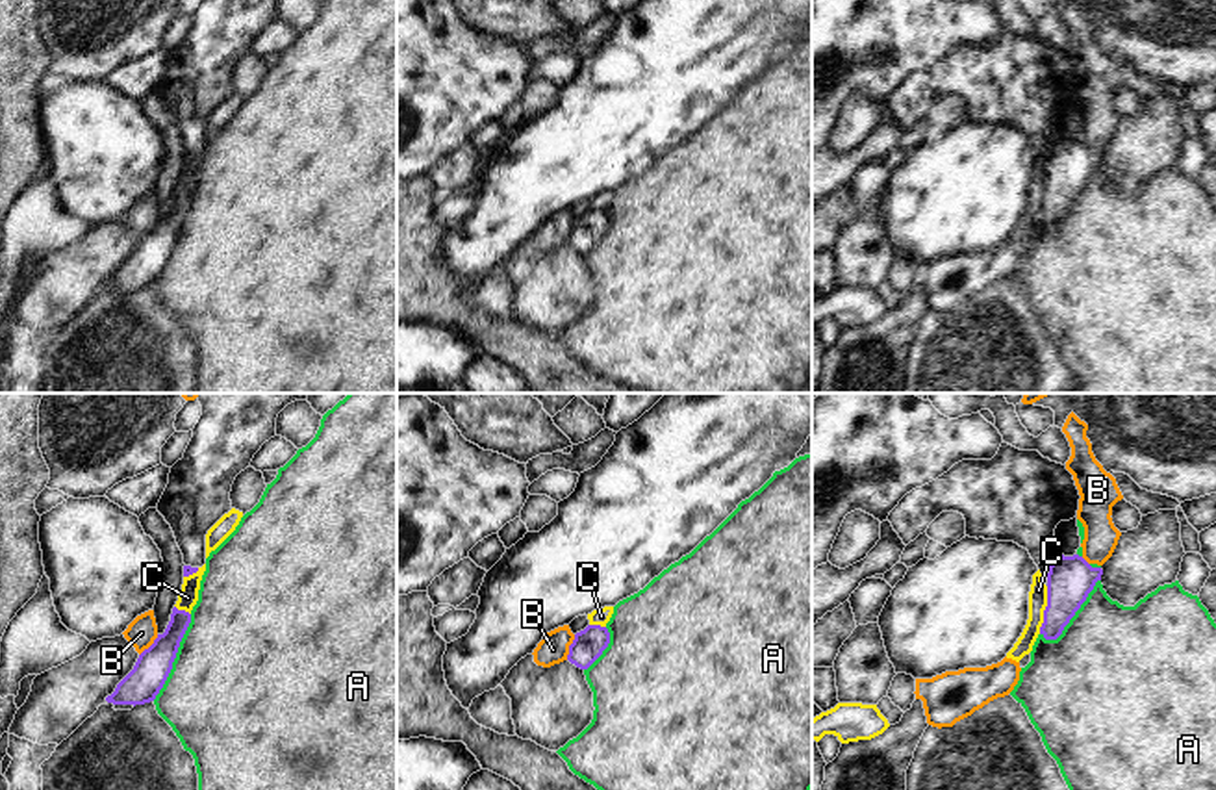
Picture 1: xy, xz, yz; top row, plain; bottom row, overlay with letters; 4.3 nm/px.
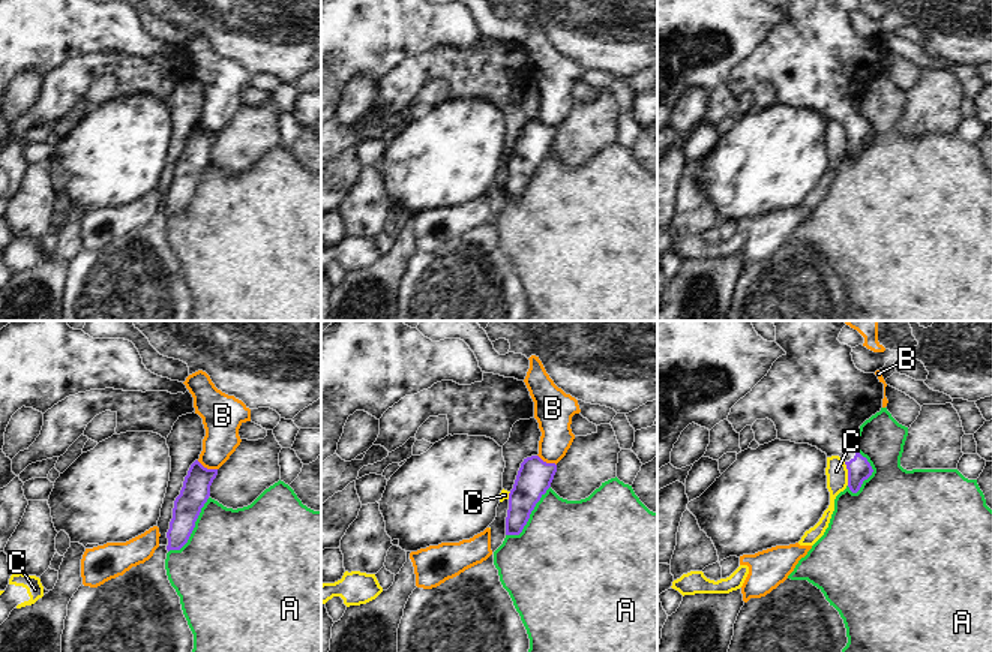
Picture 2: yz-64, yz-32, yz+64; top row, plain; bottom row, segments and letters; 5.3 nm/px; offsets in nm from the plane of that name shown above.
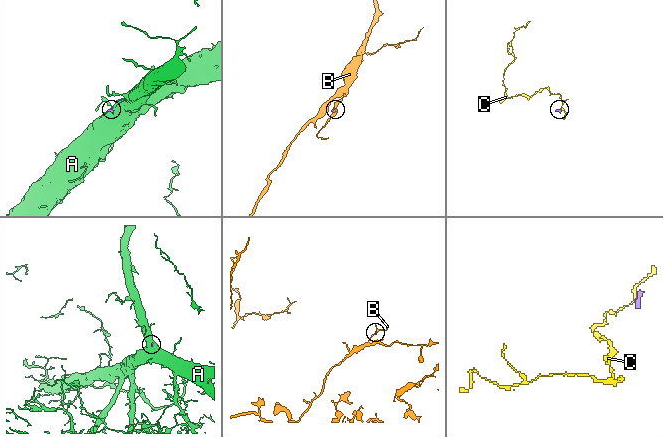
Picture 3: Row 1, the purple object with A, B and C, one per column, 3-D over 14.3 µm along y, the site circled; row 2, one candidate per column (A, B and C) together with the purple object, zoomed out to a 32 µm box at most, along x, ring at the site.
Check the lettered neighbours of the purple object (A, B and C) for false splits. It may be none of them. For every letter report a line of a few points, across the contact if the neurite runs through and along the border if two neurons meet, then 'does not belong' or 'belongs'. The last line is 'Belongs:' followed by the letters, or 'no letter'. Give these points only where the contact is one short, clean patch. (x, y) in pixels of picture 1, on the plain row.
A: does not belong
B: does not belong
C: line yz (1048, 171), (1048, 190), (1038, 217); does not belong
Belongs: no letter

